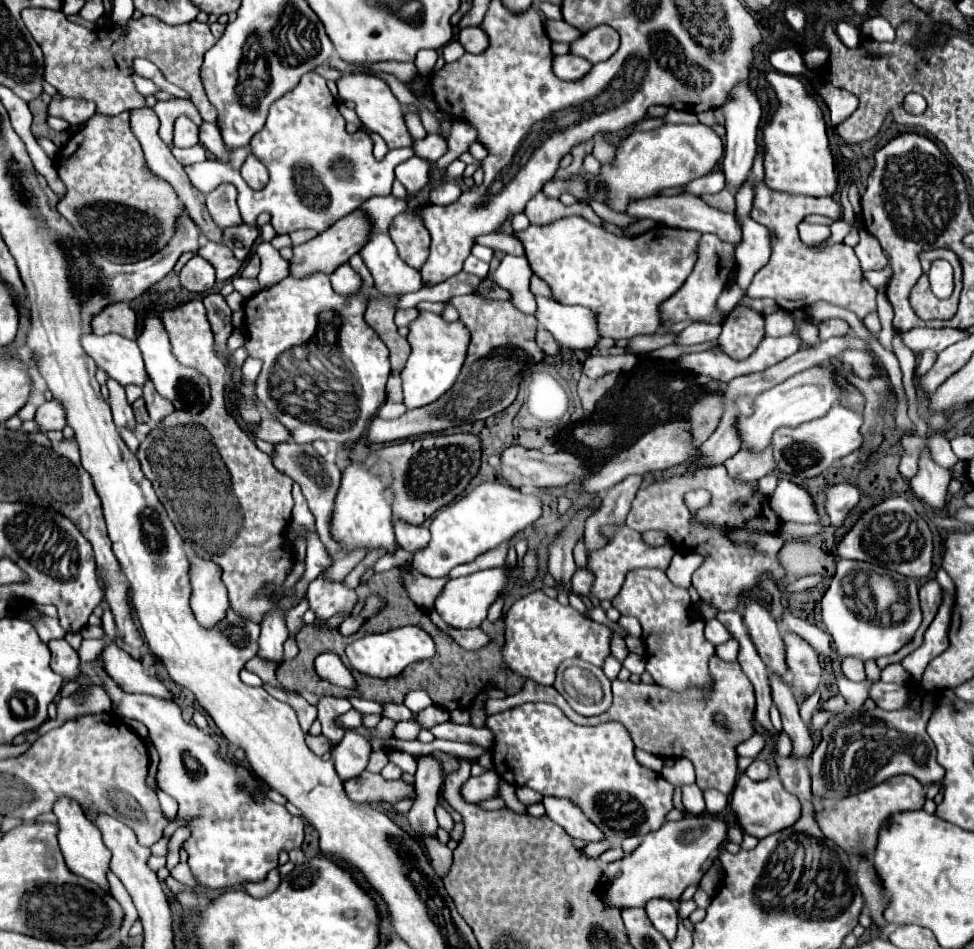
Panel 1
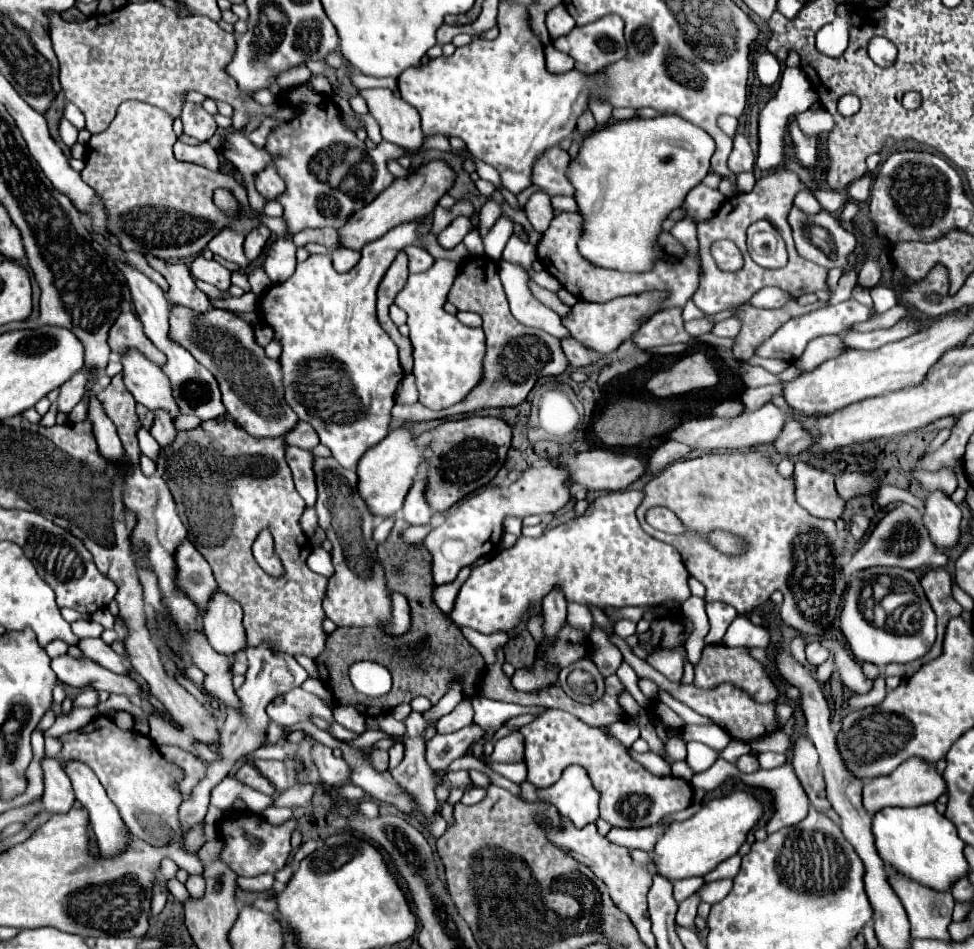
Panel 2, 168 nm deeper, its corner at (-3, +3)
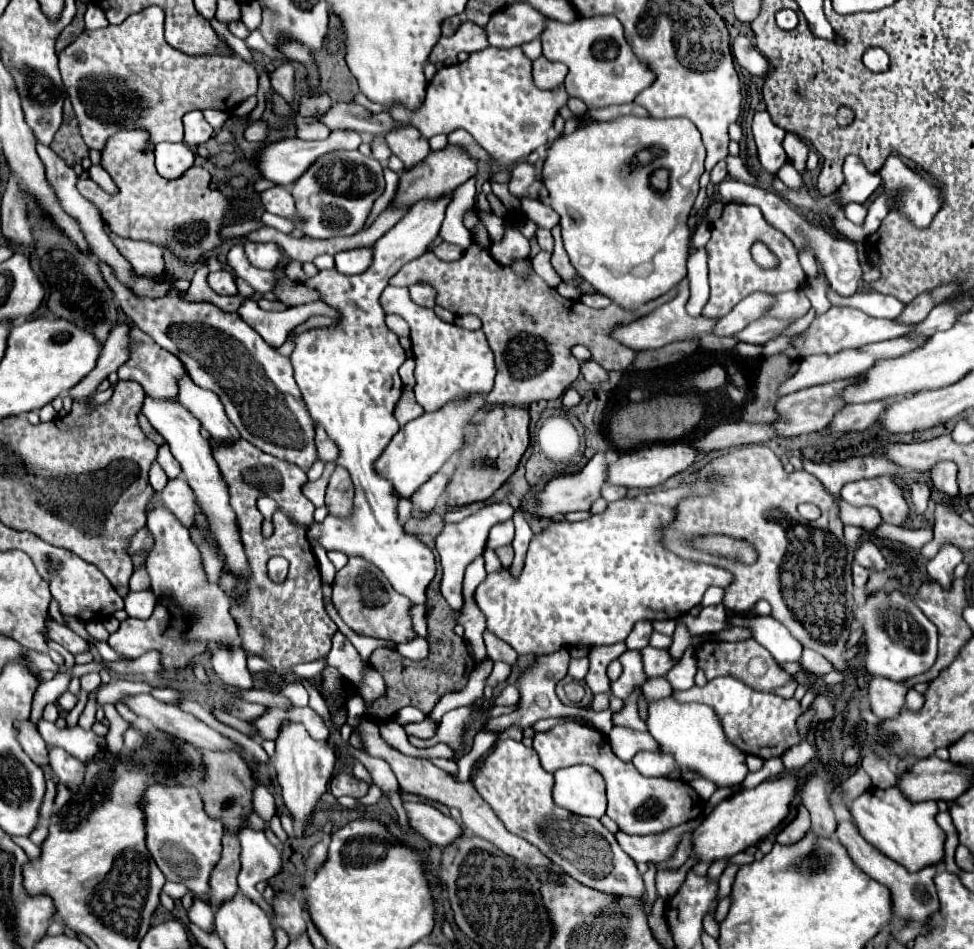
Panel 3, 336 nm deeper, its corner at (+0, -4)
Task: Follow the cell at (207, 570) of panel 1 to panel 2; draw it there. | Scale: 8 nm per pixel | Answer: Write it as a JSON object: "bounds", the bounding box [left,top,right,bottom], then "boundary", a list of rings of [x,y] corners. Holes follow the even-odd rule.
{"bounds":[203,590,247,654],"boundary":[[[215,590],[205,604],[203,632],[217,652],[237,654],[247,646],[241,618],[241,604],[223,590]]]}

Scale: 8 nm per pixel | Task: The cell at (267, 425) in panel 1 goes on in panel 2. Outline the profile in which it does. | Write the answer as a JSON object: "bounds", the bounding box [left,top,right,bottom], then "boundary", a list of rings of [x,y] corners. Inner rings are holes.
{"bounds":[281,422,319,450],"boundary":[[[297,422],[293,430],[285,432],[281,436],[287,444],[293,444],[293,446],[299,446],[303,450],[313,450],[317,444],[319,444],[319,438],[317,438],[317,432],[313,430],[313,426],[309,426],[307,422]]]}

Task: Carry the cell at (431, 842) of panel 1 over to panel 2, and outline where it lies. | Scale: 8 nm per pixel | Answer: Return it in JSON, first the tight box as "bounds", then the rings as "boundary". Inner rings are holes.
{"bounds":[391,712,435,822],"boundary":[[[411,712],[403,720],[407,728],[405,738],[405,758],[397,768],[391,768],[391,776],[395,782],[413,798],[413,804],[417,806],[417,814],[425,818],[425,822],[433,822],[433,810],[435,810],[435,790],[433,790],[433,772],[429,770],[425,762],[425,742],[421,738],[423,730],[427,728],[427,720],[423,720],[421,714]]]}

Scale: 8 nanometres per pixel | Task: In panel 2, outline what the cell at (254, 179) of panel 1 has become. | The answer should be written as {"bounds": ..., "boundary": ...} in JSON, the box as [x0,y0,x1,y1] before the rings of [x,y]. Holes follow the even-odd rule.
{"bounds":[255,166,285,200],"boundary":[[[267,166],[265,170],[261,170],[255,176],[255,188],[261,196],[265,196],[267,200],[273,200],[277,194],[281,194],[285,190],[285,182],[281,180],[281,176],[277,174],[275,166]]]}

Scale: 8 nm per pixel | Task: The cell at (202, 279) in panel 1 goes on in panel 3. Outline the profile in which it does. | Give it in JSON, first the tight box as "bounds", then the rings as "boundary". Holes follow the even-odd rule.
{"bounds":[208,271,238,295],"boundary":[[[220,271],[220,273],[210,273],[208,275],[208,283],[210,287],[218,293],[218,295],[234,295],[238,293],[236,283],[232,279],[232,275],[228,271]]]}

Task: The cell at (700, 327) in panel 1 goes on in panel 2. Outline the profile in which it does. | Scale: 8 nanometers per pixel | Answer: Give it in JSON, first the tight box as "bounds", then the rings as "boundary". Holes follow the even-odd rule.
{"bounds":[711,318,741,338],"boundary":[[[727,318],[727,320],[715,322],[713,328],[711,328],[711,334],[723,336],[723,338],[733,338],[737,334],[739,326],[741,326],[741,322],[735,322],[735,318]]]}

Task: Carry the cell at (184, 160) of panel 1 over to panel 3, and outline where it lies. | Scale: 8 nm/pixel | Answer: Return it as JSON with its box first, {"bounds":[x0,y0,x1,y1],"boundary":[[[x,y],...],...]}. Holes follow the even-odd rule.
{"bounds":[154,143,196,179],"boundary":[[[158,143],[154,157],[158,173],[166,179],[182,177],[196,161],[196,153],[186,143]]]}

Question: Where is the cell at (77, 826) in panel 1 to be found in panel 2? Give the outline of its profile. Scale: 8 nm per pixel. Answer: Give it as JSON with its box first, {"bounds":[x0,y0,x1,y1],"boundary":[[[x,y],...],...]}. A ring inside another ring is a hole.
{"bounds":[43,760,75,812],"boundary":[[[43,760],[43,774],[45,774],[45,792],[43,792],[43,806],[47,812],[69,812],[75,802],[75,792],[71,786],[69,776],[61,770],[57,760]]]}

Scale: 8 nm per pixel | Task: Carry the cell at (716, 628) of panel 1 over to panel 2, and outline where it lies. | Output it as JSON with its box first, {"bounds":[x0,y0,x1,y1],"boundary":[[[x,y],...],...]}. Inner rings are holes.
{"bounds":[723,616,771,648],"boundary":[[[737,616],[731,626],[727,628],[723,636],[723,644],[727,646],[759,646],[769,648],[771,646],[771,634],[767,626],[753,624],[747,616]]]}

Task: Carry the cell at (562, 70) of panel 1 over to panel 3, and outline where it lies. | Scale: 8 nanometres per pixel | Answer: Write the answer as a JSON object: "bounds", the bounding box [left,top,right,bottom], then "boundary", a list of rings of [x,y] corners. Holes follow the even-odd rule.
{"bounds":[532,57,568,89],"boundary":[[[538,57],[532,63],[532,77],[540,89],[558,89],[564,83],[568,67],[564,63],[548,61],[546,57]]]}

